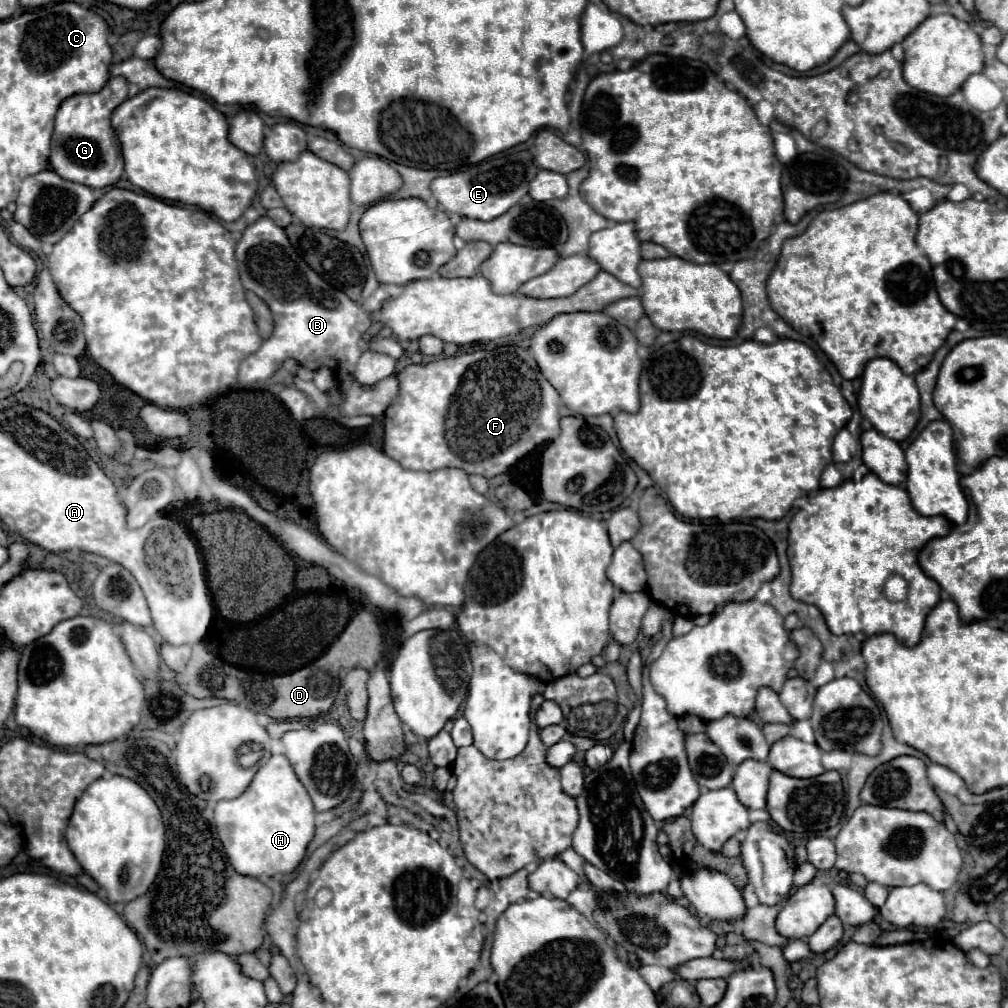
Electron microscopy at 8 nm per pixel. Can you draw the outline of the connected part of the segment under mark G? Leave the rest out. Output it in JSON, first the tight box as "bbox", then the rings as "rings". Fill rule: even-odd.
{"bbox":[50,77,128,189],"rings":[[[112,77],[98,93],[78,93],[60,105],[56,113],[50,155],[50,165],[60,177],[88,185],[92,189],[110,187],[122,177],[124,159],[120,153],[120,141],[110,125],[110,115],[126,99],[128,81],[124,77]]]}

